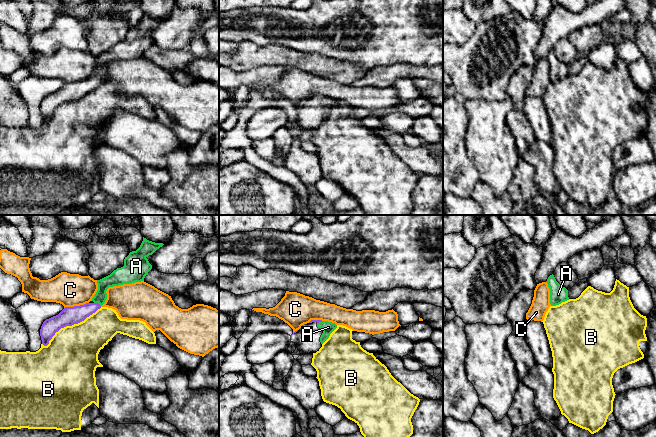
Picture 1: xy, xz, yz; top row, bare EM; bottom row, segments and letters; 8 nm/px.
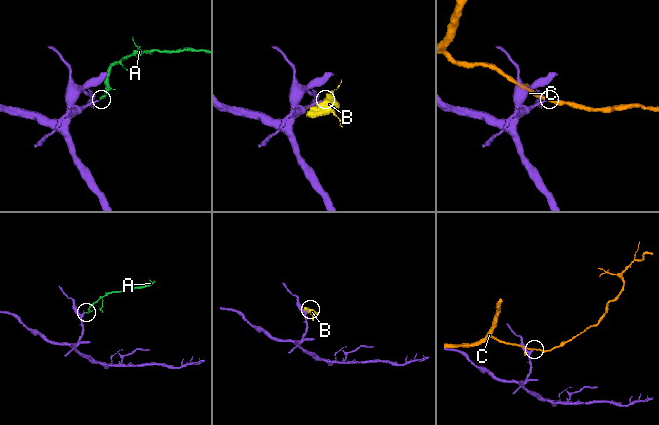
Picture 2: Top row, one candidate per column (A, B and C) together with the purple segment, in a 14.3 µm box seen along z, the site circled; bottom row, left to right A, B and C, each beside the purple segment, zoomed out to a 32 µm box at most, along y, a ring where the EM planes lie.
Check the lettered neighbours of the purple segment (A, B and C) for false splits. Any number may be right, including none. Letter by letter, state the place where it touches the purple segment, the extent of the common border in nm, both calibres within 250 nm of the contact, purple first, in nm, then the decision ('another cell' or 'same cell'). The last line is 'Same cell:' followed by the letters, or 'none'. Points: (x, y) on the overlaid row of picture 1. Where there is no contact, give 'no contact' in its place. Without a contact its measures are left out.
A: xy (97, 303) | 70 nm | 150/110 nm | same cell
B: xy (70, 325) | 550 nm | 150/420 nm | another cell
C: xy (76, 306) | 200 nm | 150/260 nm | another cell
Same cell: A

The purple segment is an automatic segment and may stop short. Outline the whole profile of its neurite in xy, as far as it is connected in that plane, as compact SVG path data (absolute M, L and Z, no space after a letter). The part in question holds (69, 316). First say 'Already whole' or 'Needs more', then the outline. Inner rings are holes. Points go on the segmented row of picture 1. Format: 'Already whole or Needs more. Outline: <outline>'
Needs more. Outline: M143 237L140 247L125 257L123 267L97 280L98 290L92 298L92 303L65 307L58 315L43 322L40 329L42 344L47 346L61 328L78 324L100 309L107 299L106 291L109 287L144 281L145 276L152 269L147 257L163 245L163 243L155 243Z

